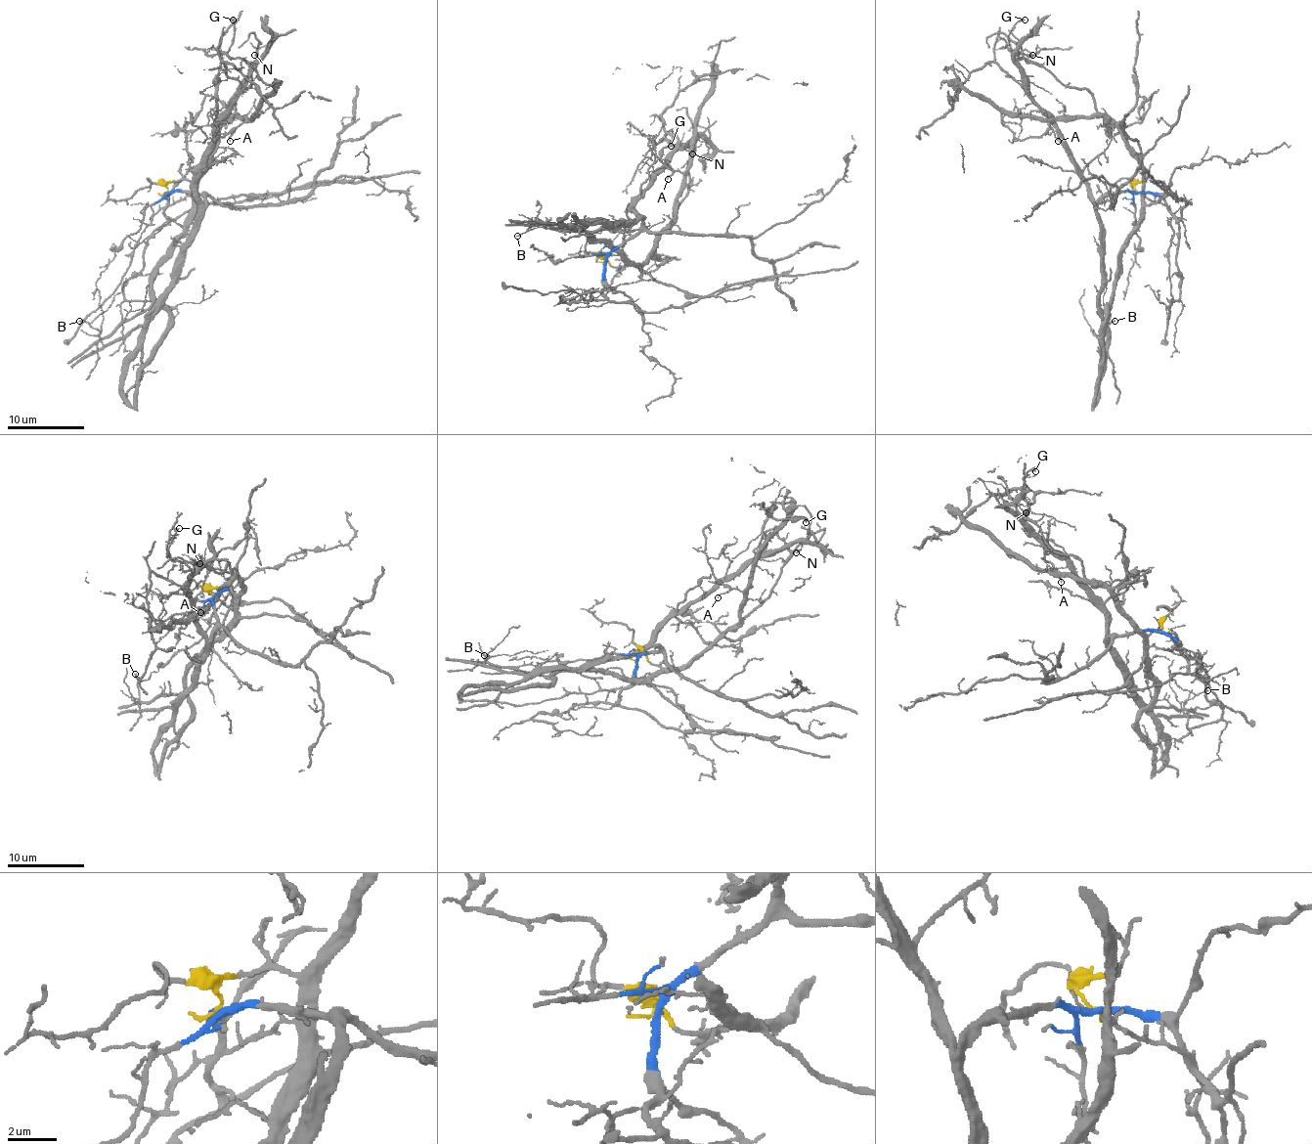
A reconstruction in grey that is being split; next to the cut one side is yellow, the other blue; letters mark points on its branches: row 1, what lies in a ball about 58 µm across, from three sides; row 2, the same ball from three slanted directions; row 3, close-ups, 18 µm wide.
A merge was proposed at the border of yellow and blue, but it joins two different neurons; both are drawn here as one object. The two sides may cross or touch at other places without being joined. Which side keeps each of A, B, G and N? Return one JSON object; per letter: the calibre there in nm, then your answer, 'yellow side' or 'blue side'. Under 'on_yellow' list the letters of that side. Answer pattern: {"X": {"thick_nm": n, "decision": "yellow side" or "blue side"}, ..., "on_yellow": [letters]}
{"A": {"thick_nm": 90, "decision": "yellow side"}, "B": {"thick_nm": 120, "decision": "yellow side"}, "G": {"thick_nm": 260, "decision": "yellow side"}, "N": {"thick_nm": 110, "decision": "yellow side"}, "on_yellow": ["A", "B", "G", "N"]}

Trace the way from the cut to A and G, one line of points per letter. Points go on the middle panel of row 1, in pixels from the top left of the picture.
A: (603, 260), (631, 266), (651, 252), (675, 216), (682, 175), (675, 171), (667, 179)
G: (603, 260), (640, 264), (673, 220), (688, 191), (692, 153), (669, 143), (671, 129), (671, 147)

